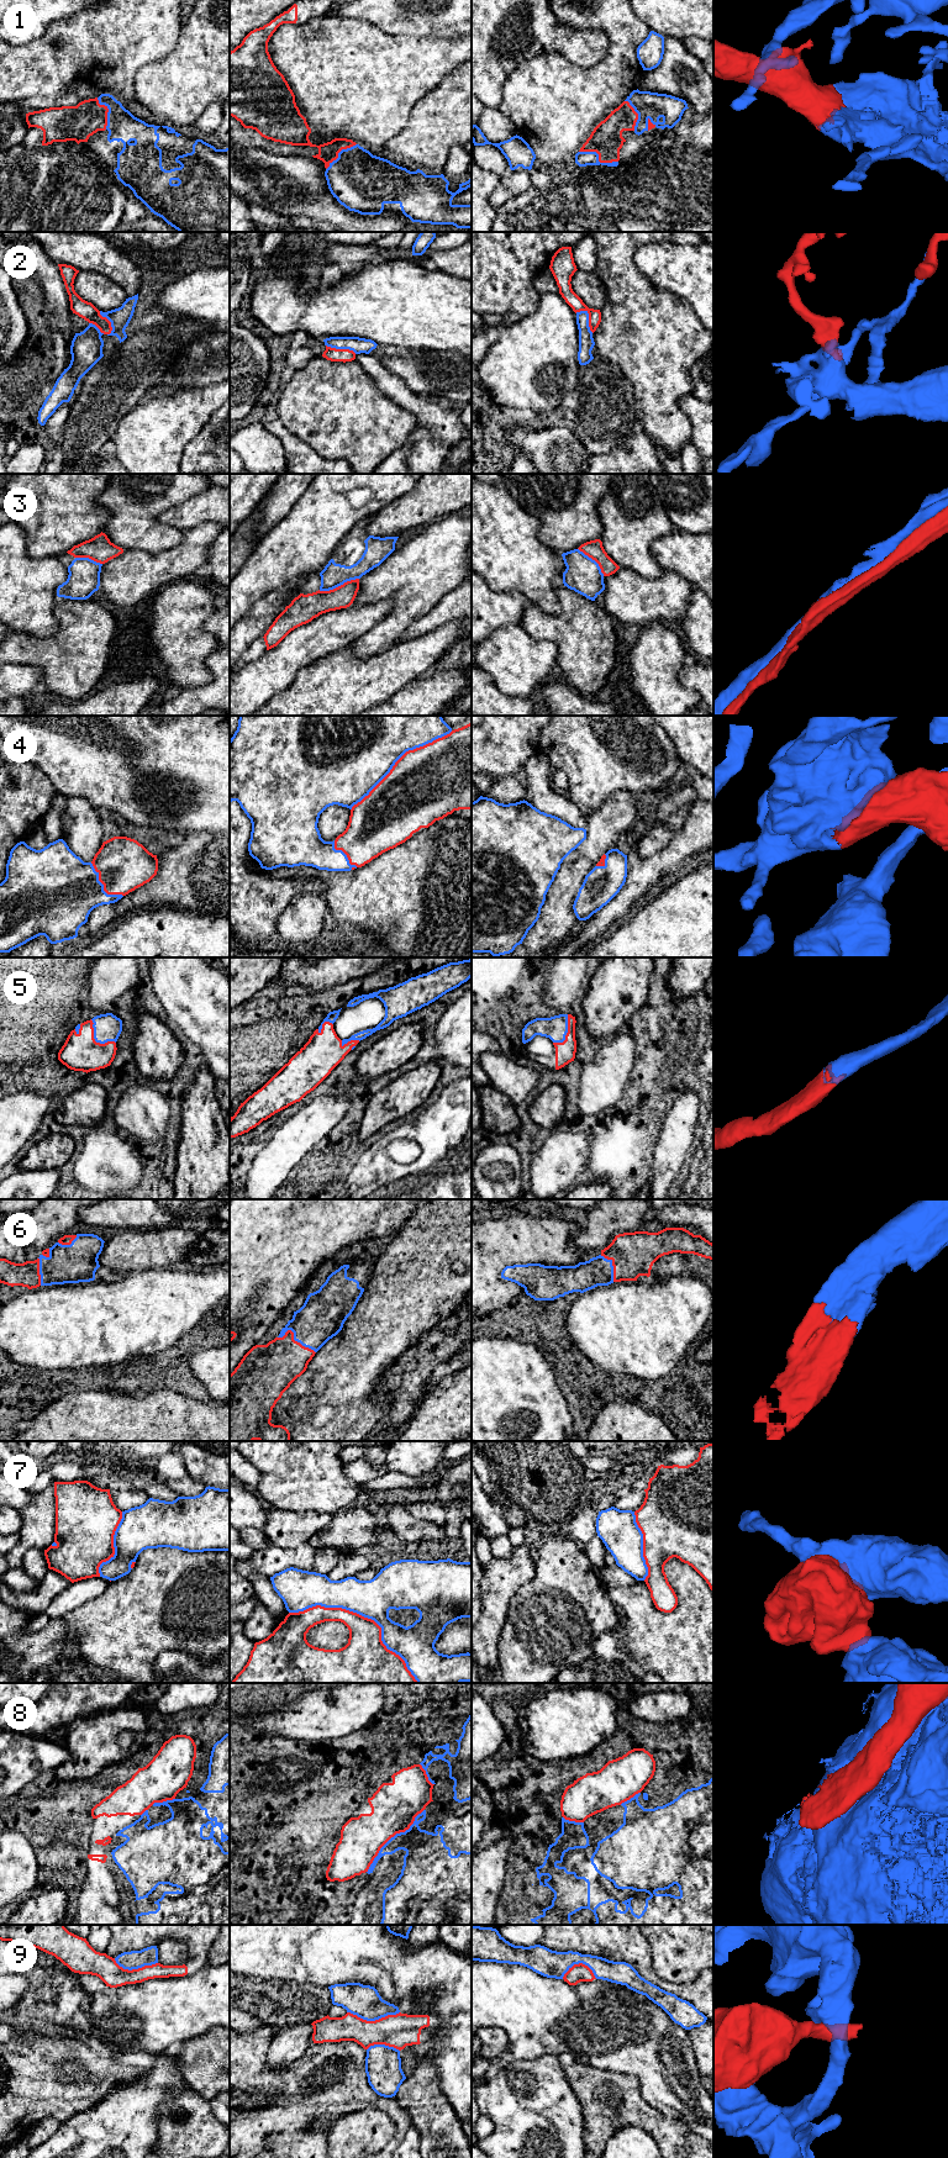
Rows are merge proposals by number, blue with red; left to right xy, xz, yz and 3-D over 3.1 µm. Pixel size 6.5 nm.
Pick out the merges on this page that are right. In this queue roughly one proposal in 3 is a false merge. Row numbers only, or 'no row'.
1, 4, 5, 6

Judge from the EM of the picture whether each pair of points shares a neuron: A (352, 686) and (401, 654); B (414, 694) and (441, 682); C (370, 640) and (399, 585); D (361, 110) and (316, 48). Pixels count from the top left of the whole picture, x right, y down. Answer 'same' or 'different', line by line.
A: same
B: same
C: same
D: same

